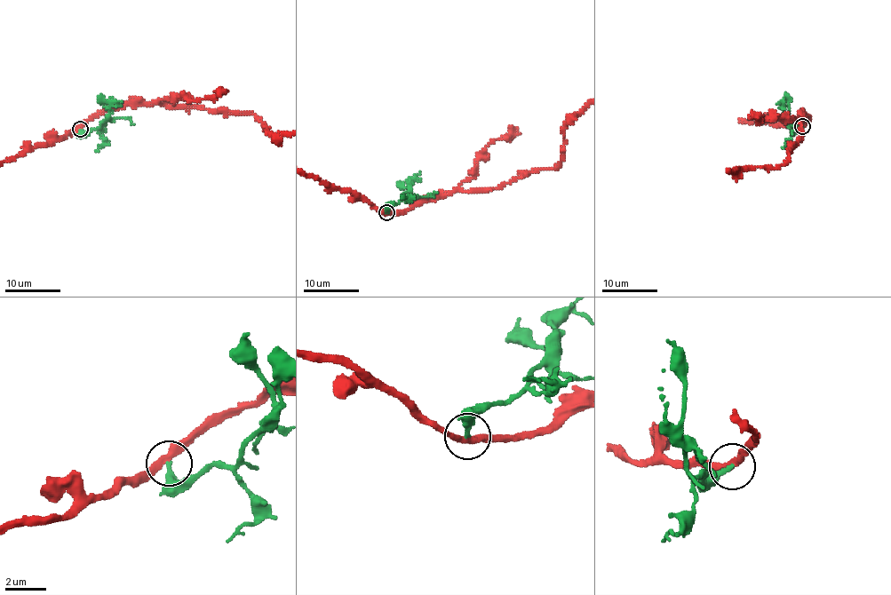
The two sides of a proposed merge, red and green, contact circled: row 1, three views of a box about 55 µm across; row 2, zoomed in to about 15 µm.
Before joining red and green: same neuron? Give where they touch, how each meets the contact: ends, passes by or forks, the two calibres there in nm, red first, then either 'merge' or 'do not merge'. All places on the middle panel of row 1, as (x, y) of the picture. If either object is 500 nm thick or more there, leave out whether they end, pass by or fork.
at (386, 212); red passes by; green ends there; 320 nm thick on the red side, 240 nm on the other; do not merge

